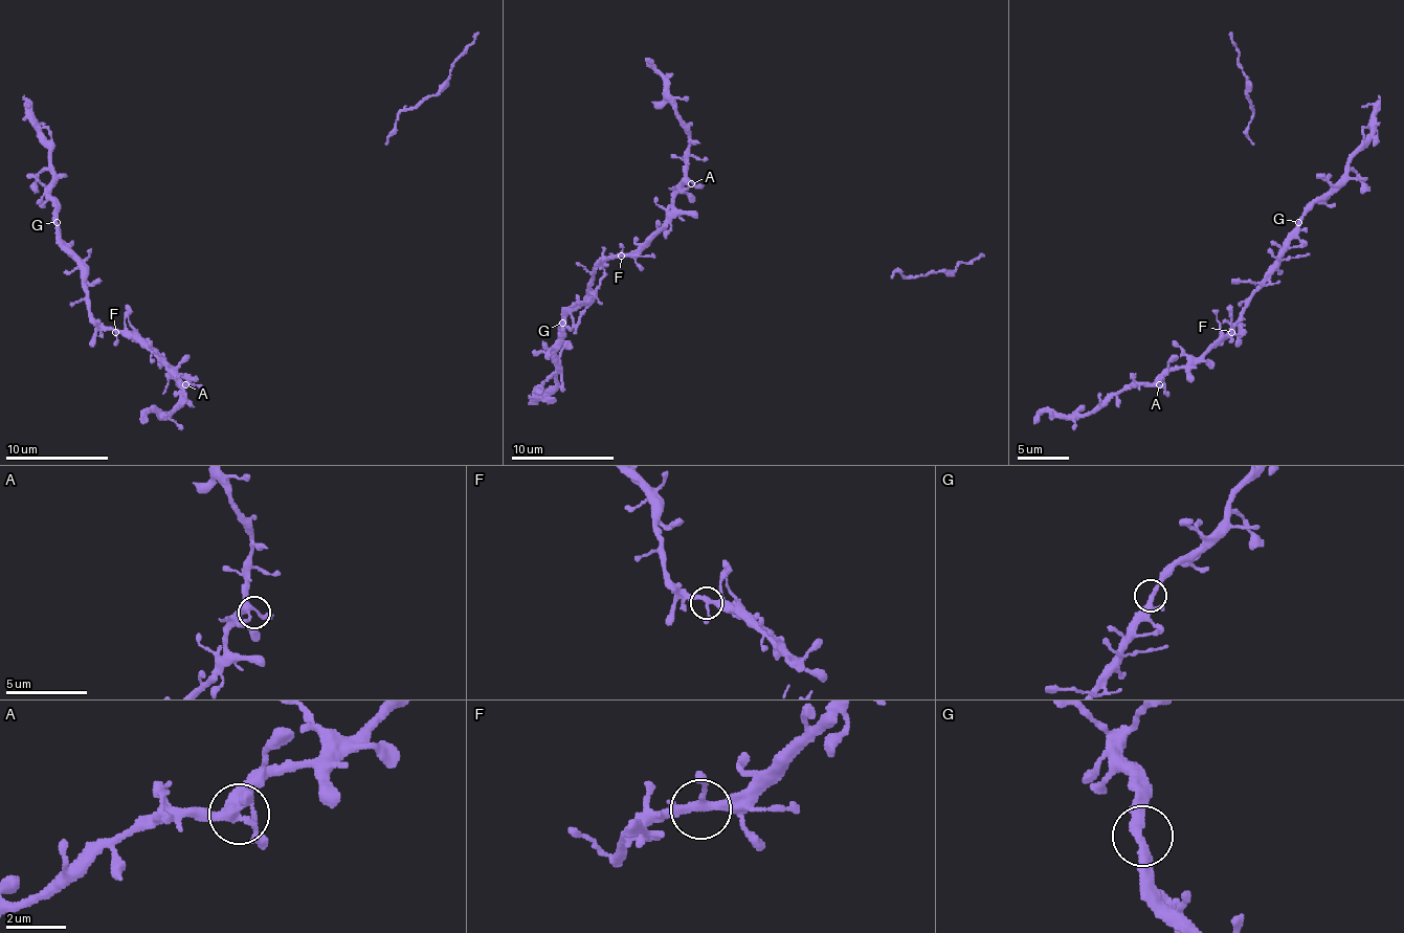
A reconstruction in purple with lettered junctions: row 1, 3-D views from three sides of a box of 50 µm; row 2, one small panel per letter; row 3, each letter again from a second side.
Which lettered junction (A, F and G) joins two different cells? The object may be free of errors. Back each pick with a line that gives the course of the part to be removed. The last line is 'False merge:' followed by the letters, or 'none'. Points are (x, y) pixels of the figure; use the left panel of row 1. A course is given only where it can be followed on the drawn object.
False merge: none

